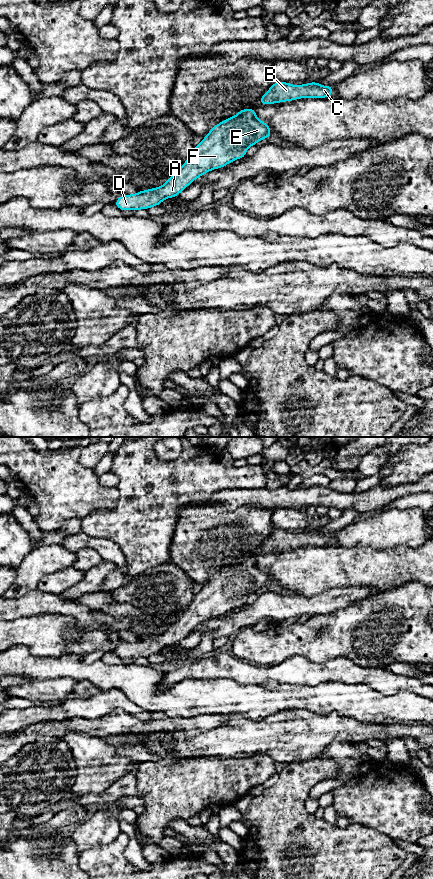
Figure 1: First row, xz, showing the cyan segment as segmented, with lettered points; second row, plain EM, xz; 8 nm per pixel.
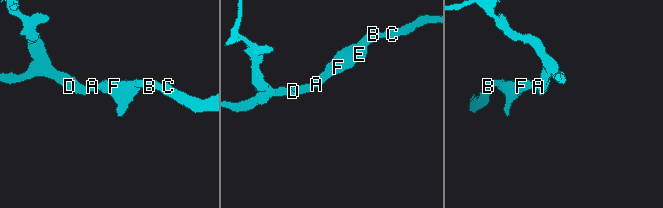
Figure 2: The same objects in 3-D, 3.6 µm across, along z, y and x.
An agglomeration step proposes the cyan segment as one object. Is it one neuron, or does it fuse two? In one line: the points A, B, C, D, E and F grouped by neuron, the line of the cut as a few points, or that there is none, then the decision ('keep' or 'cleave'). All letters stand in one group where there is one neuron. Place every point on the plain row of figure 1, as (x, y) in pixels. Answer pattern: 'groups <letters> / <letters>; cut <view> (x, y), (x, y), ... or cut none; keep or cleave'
groups A B C D E F; cut none; keep

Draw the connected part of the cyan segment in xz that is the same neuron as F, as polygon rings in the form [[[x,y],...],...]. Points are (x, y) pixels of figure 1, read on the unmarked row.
[[[253,555],[242,557],[235,564],[213,574],[208,583],[194,595],[186,610],[176,618],[174,623],[164,633],[139,639],[134,643],[122,642],[113,652],[121,659],[138,659],[140,657],[149,657],[150,655],[158,654],[167,646],[177,645],[180,640],[198,625],[213,617],[225,615],[236,607],[244,606],[250,594],[256,593],[262,587],[271,585],[270,574],[257,566]]]

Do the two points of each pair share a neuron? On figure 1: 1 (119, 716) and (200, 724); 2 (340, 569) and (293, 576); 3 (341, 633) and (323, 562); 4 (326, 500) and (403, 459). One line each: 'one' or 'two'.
1: one
2: one
3: two
4: two

